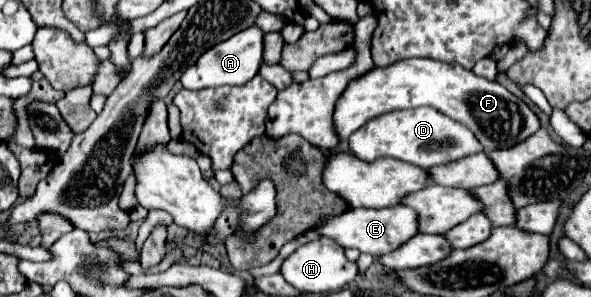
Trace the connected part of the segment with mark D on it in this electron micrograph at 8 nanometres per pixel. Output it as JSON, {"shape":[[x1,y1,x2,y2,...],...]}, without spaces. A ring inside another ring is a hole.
{"shape":[[418,107,418,109,378,115,370,119,364,127,360,127,356,133,352,133,348,141,352,153,362,161,394,157,394,159,420,165,424,169,450,163,482,151,482,145,476,141,472,131,468,131,468,127,460,125,458,121,452,121,450,117,444,117,444,113,432,107]]}

